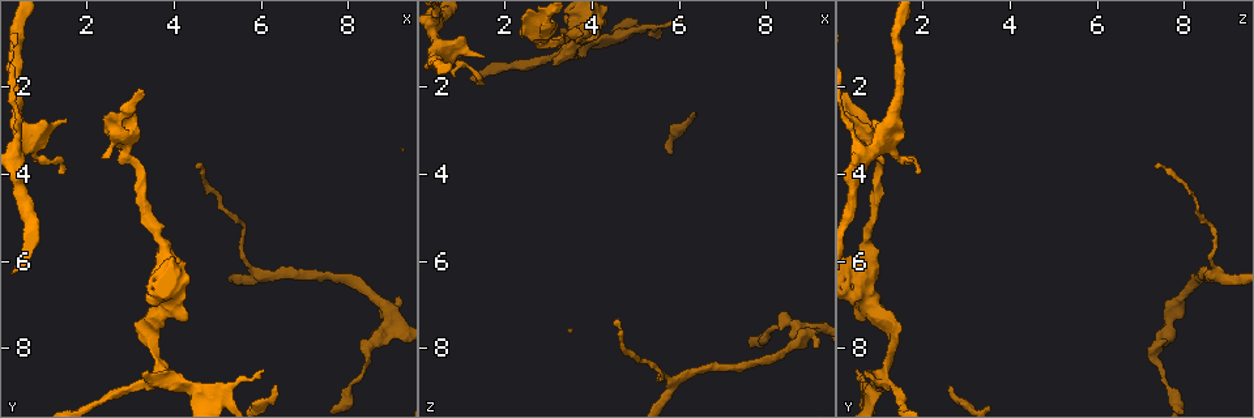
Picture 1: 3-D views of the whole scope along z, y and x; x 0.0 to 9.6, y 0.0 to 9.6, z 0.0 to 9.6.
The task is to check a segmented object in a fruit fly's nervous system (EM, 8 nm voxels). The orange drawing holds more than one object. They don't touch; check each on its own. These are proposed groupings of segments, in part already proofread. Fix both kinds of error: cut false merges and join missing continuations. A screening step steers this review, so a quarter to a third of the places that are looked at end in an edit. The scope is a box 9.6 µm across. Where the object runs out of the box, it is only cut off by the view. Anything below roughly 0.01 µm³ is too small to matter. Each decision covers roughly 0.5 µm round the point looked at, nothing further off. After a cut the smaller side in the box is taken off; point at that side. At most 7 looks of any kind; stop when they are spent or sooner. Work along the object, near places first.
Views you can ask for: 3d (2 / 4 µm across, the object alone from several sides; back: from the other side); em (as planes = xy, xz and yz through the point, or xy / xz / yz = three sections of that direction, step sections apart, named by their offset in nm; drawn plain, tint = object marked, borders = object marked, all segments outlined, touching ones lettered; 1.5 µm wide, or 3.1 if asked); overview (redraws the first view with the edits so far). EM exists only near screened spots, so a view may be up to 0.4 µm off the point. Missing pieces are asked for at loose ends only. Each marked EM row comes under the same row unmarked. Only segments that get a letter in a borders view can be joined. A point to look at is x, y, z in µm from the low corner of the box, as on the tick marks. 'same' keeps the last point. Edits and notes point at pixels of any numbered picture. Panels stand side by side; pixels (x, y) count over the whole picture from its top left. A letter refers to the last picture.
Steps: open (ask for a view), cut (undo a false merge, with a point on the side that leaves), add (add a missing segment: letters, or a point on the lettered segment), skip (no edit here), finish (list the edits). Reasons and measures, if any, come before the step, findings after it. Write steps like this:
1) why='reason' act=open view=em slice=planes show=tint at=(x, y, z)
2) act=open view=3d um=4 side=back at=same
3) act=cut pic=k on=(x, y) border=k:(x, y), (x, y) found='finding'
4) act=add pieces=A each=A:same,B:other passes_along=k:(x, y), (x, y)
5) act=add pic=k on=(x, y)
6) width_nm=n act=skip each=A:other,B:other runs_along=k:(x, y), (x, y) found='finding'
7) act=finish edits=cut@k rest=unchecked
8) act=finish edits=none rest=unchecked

why='an open end' act=open view=em slice=planes show=borders at=(3.25, 8.55, 0.60)

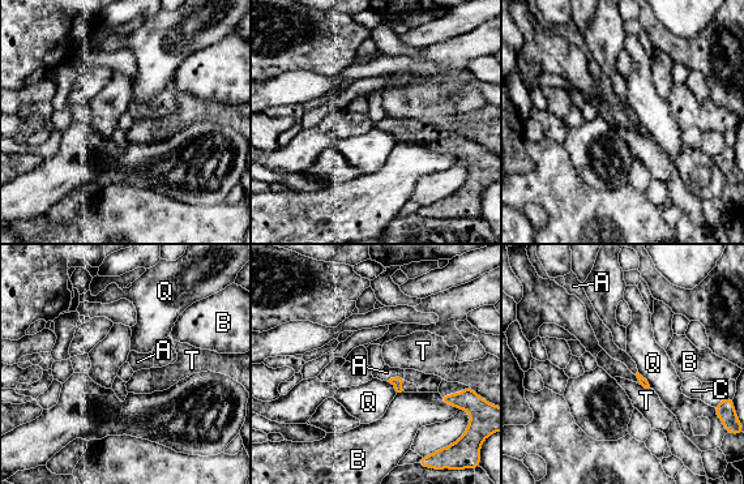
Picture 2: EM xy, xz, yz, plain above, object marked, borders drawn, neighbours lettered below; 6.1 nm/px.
act=add pieces=A each=A:same,B:other,C:other,Q:other,T:other passes_along=2:(397, 382), (396, 377), (387, 372) found='the neuron continues'

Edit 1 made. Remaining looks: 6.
why='free end' act=open view=3d um=4 side=back at=(1.45, 4.05, 1.95)

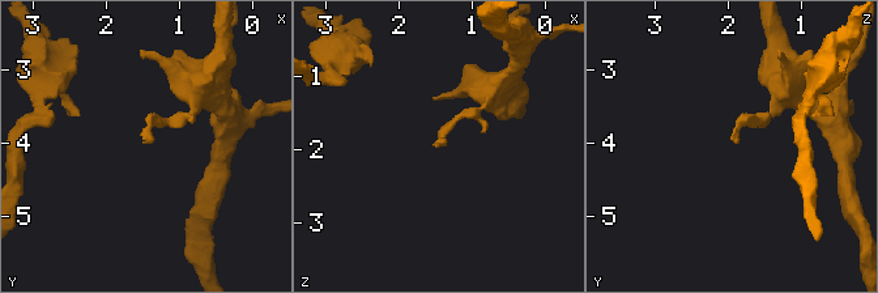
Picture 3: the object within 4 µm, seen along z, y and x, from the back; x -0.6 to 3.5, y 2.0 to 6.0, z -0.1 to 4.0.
why='shape alone is not enough' act=open view=em slice=planes show=borders at=(1.55, 4.00, 1.90)

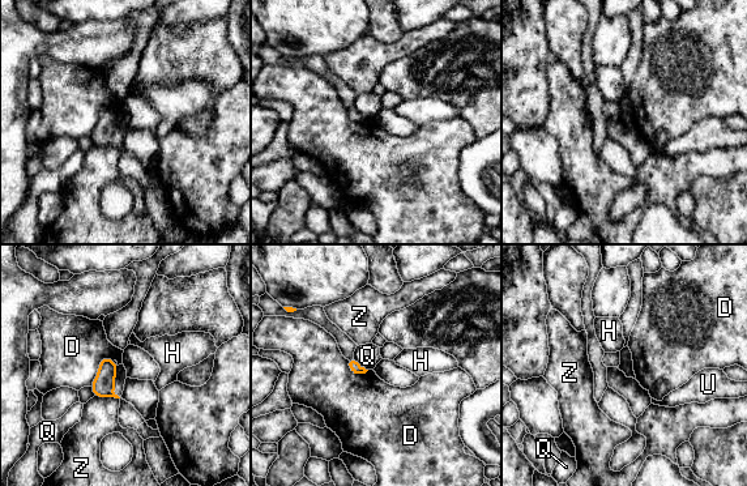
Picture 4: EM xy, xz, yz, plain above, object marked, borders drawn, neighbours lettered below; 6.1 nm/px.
act=skip each=D:other,H:other,Q:other,U:other,Z:other found='none of them fits'

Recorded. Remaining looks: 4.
act=open view=3d um=2 at=(4.55, 3.80, 7.35)

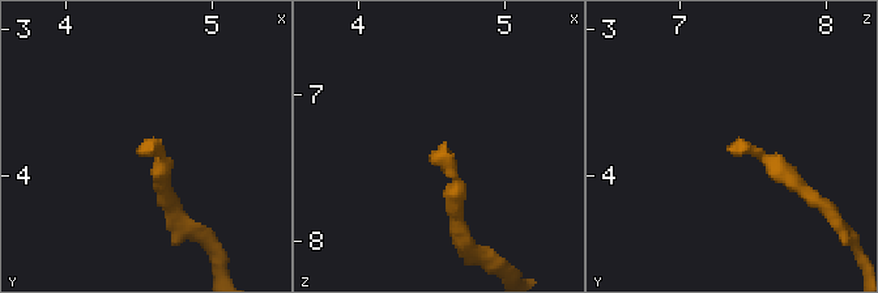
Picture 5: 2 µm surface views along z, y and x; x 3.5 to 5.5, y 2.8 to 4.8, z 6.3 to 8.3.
act=open view=em slice=planes show=borders at=(4.60, 3.82, 7.34)

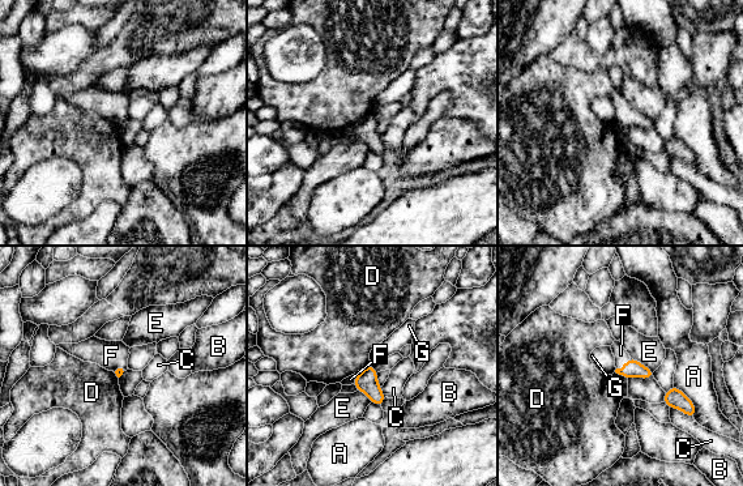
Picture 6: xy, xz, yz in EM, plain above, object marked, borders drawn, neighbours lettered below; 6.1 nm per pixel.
act=add pieces=F each=A:other,B:other,C:other,D:other,E:other,F:same,G:other passes_along=6:(366, 382), (355, 376), (349, 380) found='the neuron continues'

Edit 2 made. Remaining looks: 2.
act=finish edits=add@2,add@6 rest=unchecked

